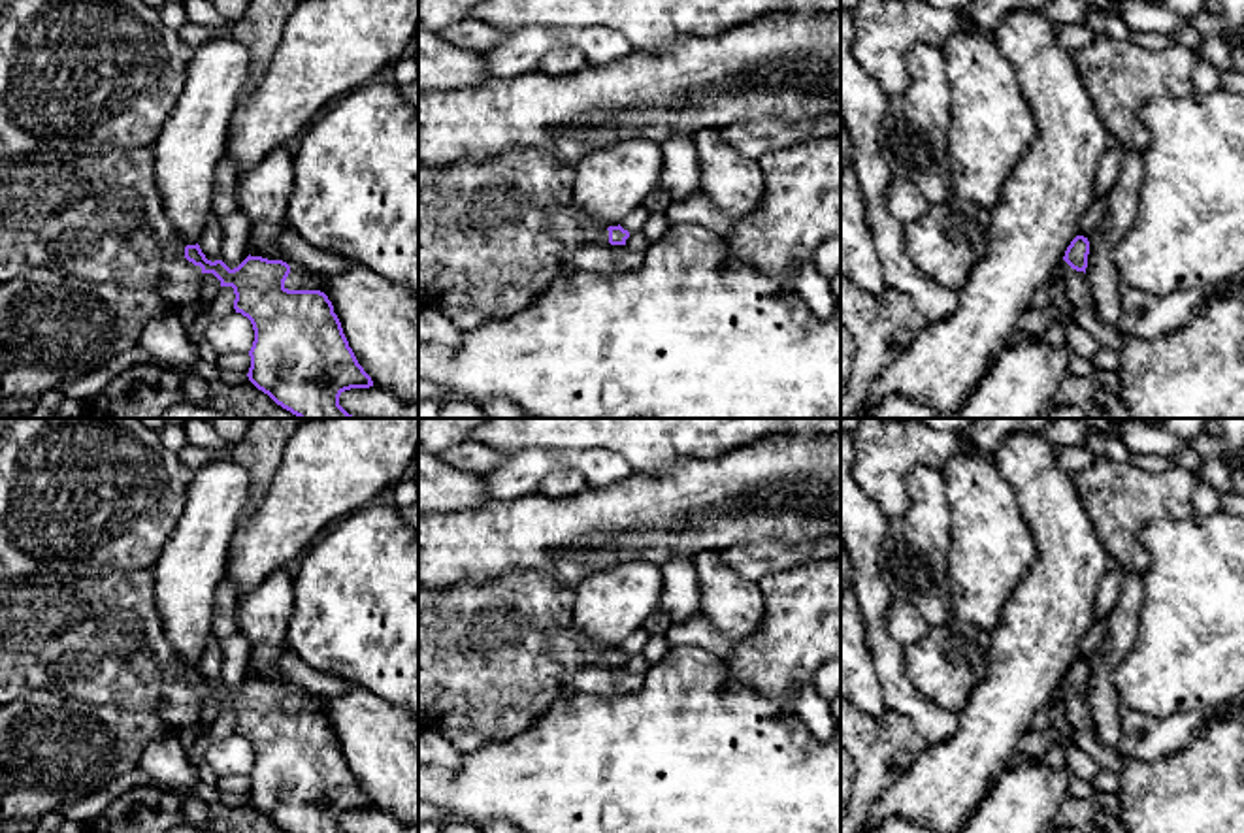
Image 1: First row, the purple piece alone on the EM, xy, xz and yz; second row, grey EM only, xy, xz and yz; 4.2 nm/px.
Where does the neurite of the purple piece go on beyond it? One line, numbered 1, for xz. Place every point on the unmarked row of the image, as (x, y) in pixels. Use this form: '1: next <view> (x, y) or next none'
1: next xz (492, 656)

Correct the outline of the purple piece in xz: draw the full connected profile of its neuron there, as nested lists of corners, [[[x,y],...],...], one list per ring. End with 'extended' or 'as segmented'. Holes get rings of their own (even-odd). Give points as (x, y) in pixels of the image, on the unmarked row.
[[[515,571],[488,582],[449,588],[418,586],[418,724],[437,731],[462,754],[532,727],[554,703],[575,697],[575,677],[590,667],[626,667],[630,654],[605,648],[575,626],[577,594],[548,573]]]; extended

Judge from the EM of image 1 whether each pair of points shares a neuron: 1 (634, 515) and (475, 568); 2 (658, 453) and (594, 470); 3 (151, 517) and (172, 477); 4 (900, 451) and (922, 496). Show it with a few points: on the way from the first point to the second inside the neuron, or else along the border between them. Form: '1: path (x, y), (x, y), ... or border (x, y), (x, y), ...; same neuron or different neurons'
1: path (594, 530), (579, 536), (515, 536); same neuron
2: border (583, 449), (615, 451), (634, 472); different neurons
3: path (151, 507), (151, 498), (163, 487); same neuron
4: border (939, 468), (918, 462), (907, 473), (898, 515); different neurons

